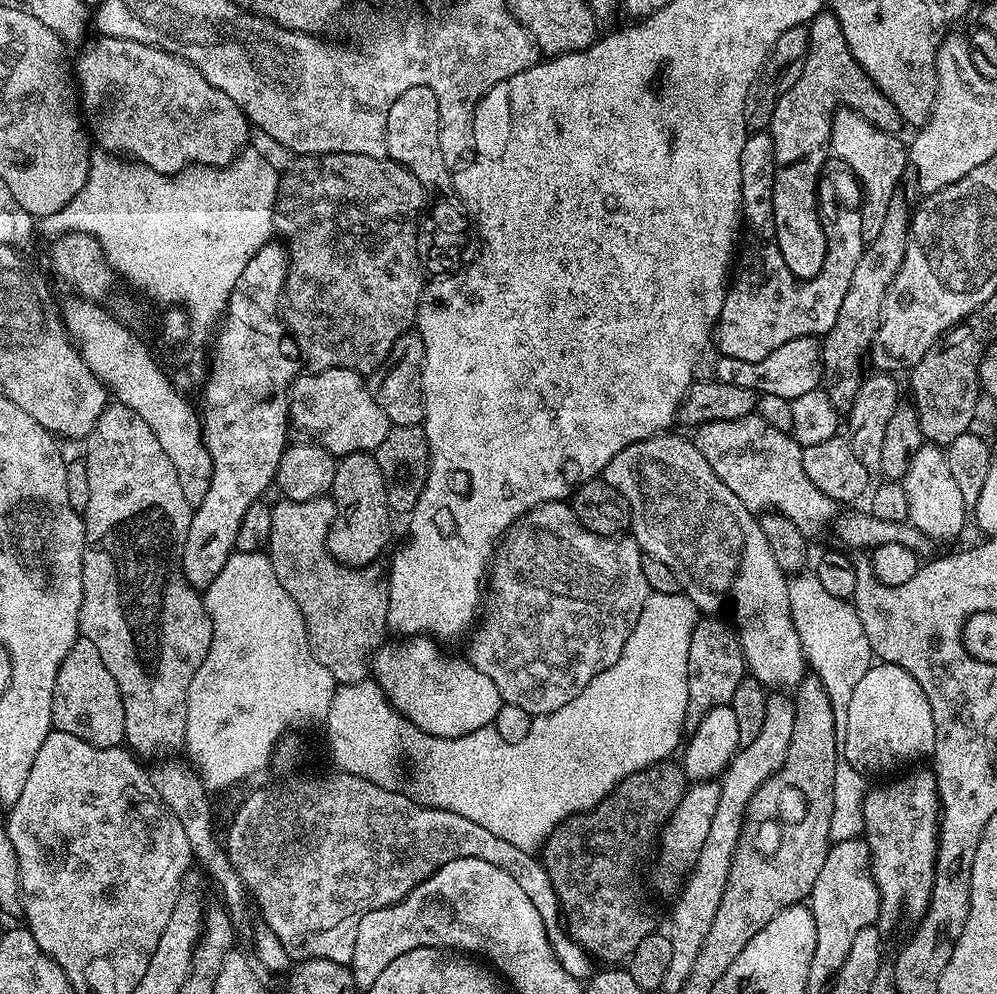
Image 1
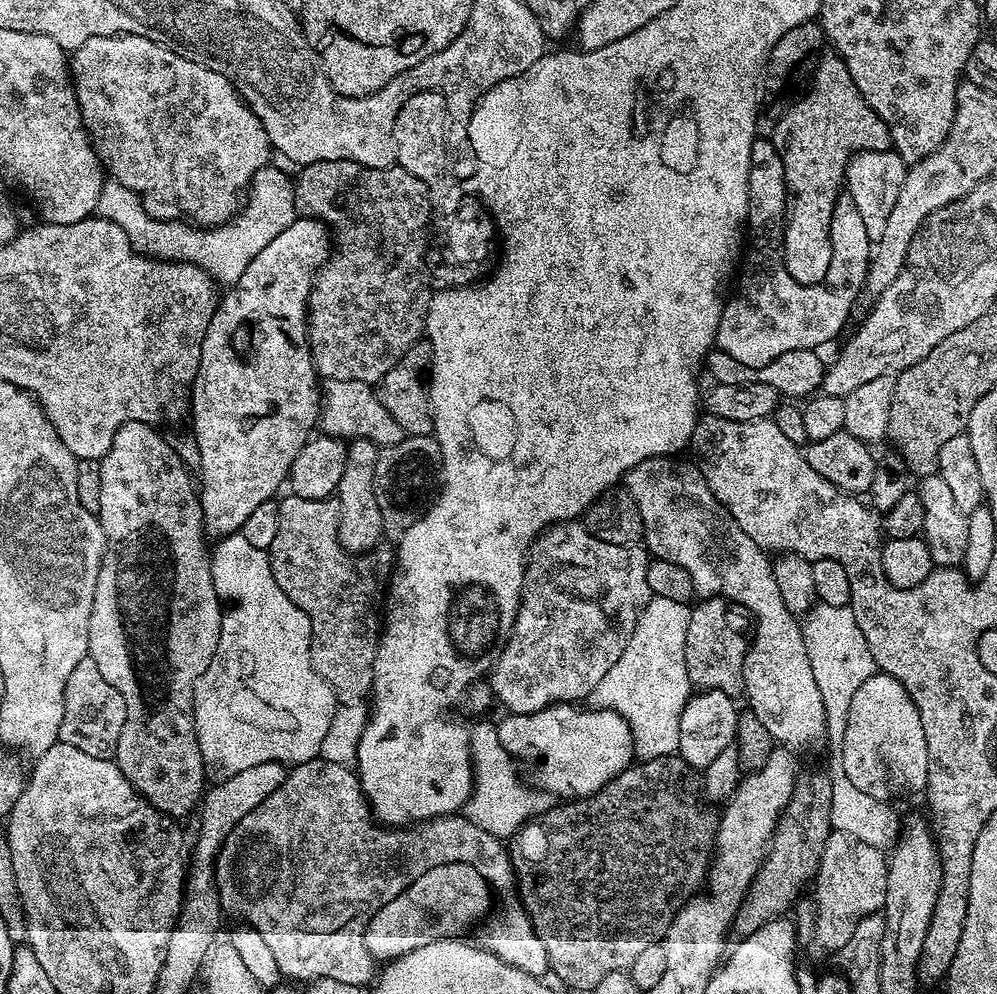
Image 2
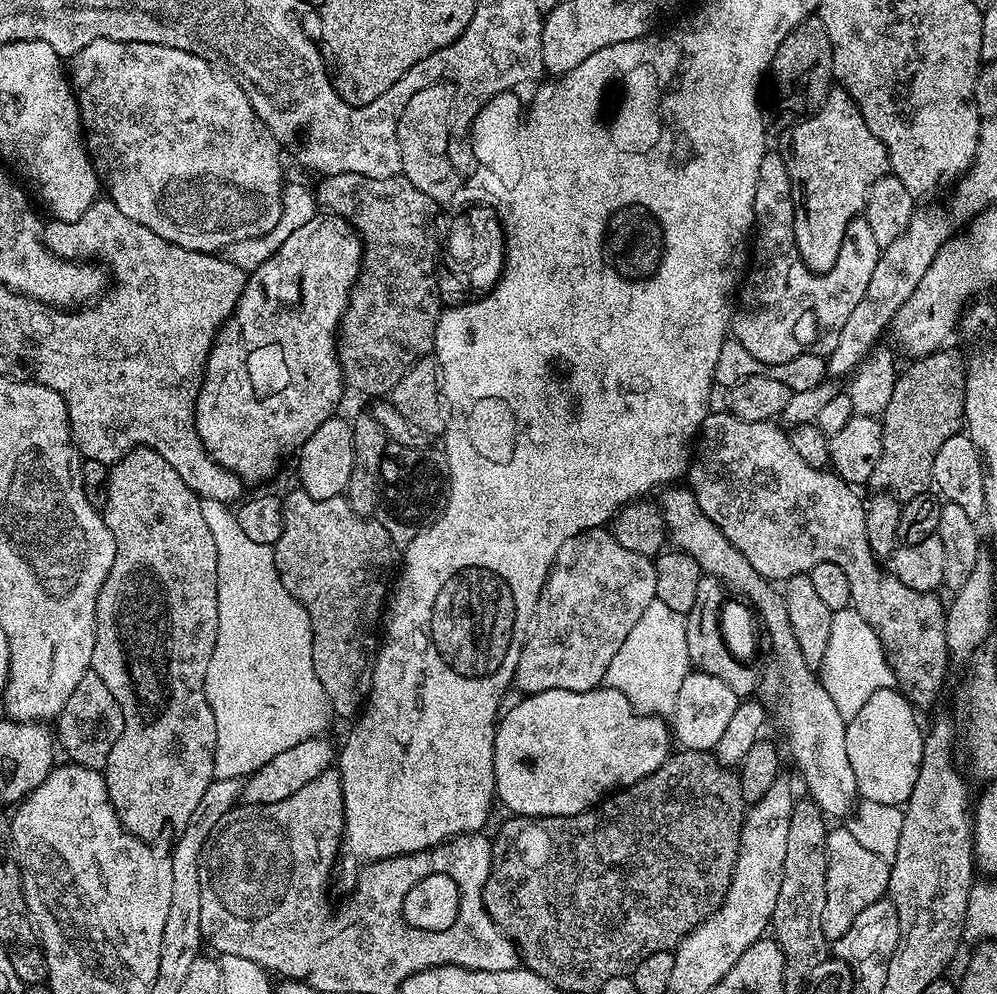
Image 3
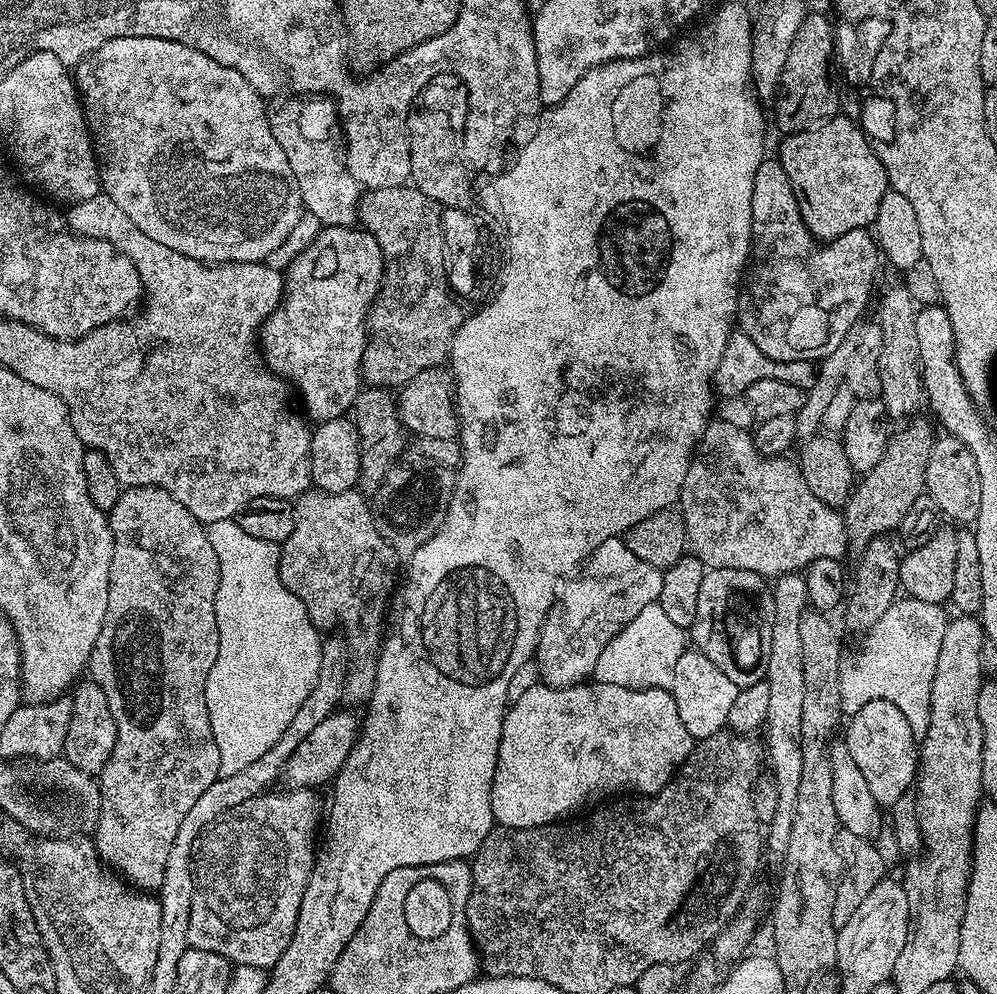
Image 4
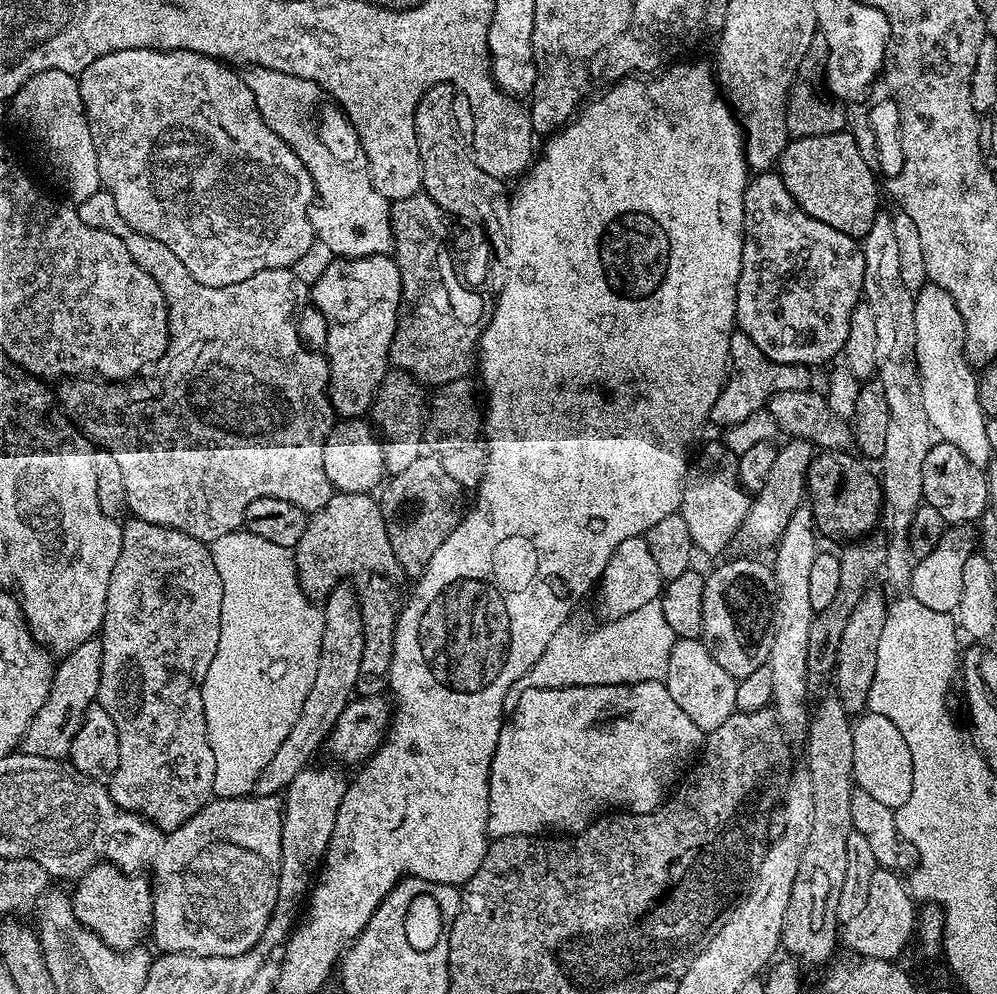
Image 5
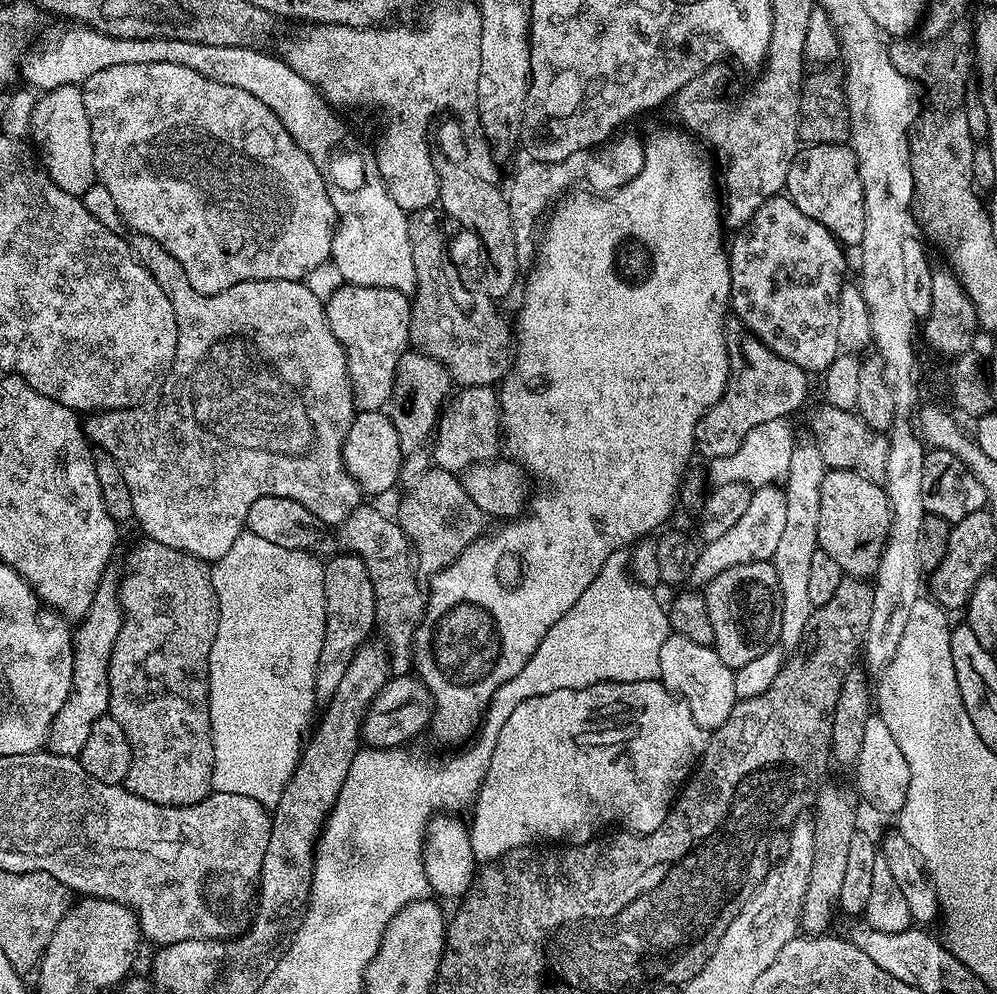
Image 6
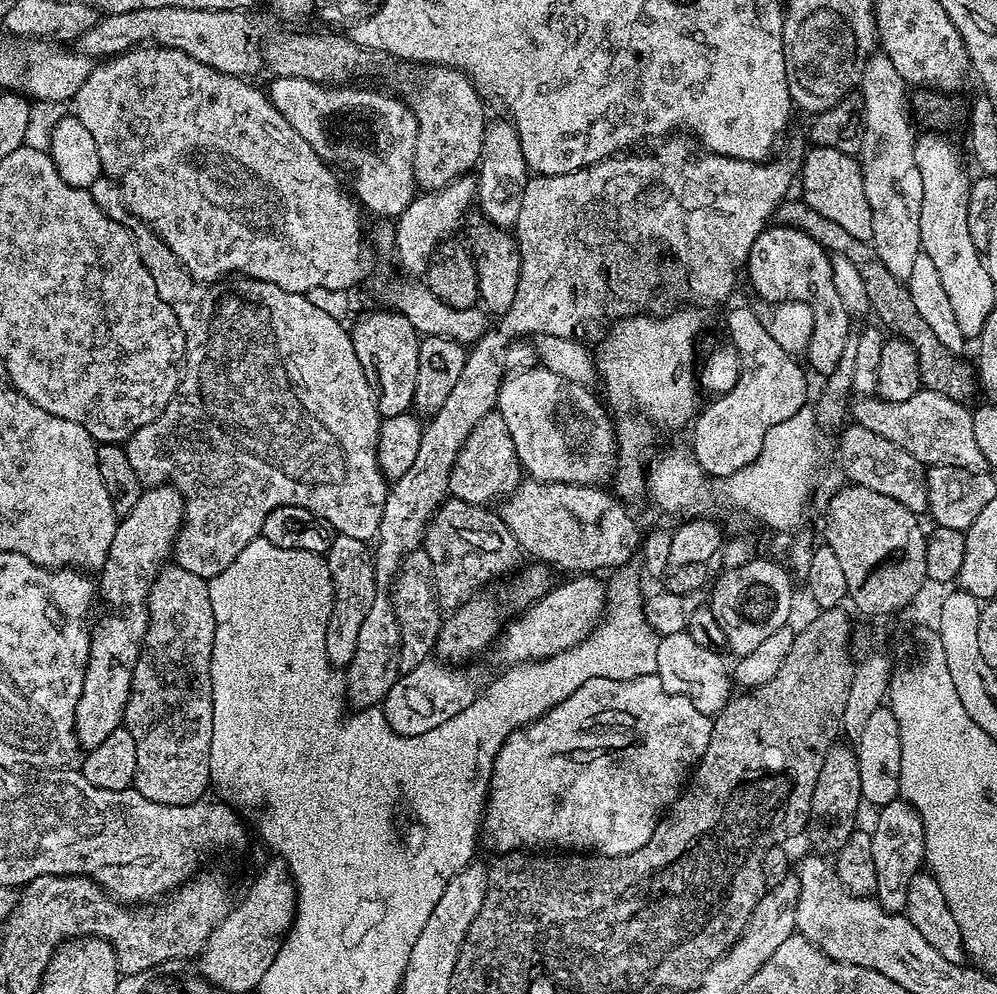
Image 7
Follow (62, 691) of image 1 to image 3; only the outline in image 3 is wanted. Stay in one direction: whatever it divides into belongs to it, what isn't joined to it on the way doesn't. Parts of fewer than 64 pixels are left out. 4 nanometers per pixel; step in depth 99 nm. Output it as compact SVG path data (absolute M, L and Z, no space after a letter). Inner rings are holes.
M91 670L84 675L82 682L78 682L78 686L74 686L70 699L66 701L66 706L62 706L54 721L59 747L61 744L68 755L65 757L73 764L97 770L106 766L106 758L110 750L114 750L114 742L118 742L123 729L122 710L118 702L114 702L114 694L110 694L106 682L102 682L102 678L98 678L98 674Z

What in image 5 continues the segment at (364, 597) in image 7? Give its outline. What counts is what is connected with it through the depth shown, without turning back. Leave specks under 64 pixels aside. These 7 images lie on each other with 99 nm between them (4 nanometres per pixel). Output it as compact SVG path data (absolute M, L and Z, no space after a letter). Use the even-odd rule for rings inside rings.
M342 583L323 601L324 629L322 630L322 650L318 658L318 670L314 674L314 686L310 686L310 694L306 694L306 702L302 702L302 714L294 726L290 726L290 734L286 734L286 742L278 746L278 754L270 758L270 762L262 770L256 780L255 795L274 796L283 793L298 778L303 768L313 763L312 755L321 751L332 728L338 722L342 710L354 698L358 674L362 666L362 646L364 645L364 623L362 610L356 592L347 583Z

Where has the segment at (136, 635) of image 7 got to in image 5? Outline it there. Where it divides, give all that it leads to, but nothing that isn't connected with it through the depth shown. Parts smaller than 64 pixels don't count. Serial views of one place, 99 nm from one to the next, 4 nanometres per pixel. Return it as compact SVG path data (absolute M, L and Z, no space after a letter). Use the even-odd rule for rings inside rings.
M93 638L82 642L74 650L70 650L55 665L50 694L46 702L42 702L42 710L34 714L30 726L22 734L18 748L27 756L63 760L68 756L70 746L74 742L74 734L78 734L78 726L82 726L82 718L86 718L86 710L97 703L100 695L100 667L102 666L102 642Z

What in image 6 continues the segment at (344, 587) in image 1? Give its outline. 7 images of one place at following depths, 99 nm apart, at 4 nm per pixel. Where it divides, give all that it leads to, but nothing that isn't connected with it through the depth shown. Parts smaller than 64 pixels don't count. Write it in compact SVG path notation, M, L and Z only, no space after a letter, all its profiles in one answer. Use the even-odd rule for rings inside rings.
M361 506L353 510L339 525L343 551L366 562L370 582L376 595L375 631L384 641L388 650L388 666L392 676L407 676L413 671L412 639L416 636L416 627L424 617L426 603L422 584L416 581L417 569L414 567L414 553L408 536L400 529L399 523L388 516L383 516L376 508Z

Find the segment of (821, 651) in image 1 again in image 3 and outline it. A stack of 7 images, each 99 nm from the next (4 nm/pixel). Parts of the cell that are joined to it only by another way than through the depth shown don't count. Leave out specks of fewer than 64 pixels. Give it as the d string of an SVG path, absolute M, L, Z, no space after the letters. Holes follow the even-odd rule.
M851 606L832 613L830 638L827 639L824 663L818 677L834 706L838 706L838 714L842 714L846 722L862 710L862 702L866 702L874 690L891 688L896 684L896 676L888 664L888 654L878 634Z

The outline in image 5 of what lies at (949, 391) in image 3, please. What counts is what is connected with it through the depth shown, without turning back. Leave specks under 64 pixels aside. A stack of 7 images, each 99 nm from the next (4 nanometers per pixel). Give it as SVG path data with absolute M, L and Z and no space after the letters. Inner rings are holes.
M869 534L863 538L857 538L843 545L844 549L839 549L838 555L842 566L842 575L838 585L838 591L831 600L830 606L826 610L815 613L812 625L810 626L810 646L808 647L808 670L813 677L824 676L833 671L836 667L836 655L838 654L838 642L842 642L842 630L846 630L846 622L850 619L850 614L854 611L854 606L862 598L862 594L867 592L872 580L876 575L881 575L888 545L883 535Z

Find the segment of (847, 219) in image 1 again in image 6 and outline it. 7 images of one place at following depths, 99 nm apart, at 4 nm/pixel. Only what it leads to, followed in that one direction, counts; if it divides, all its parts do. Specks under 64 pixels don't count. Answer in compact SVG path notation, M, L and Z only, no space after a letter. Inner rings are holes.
M781 194L771 196L765 204L758 206L758 210L754 214L754 218L750 218L750 222L744 225L735 233L736 238L731 239L730 251L728 253L728 265L730 266L730 286L732 287L732 295L730 297L730 312L733 317L736 316L741 325L747 328L753 336L768 348L774 350L776 354L782 358L786 358L790 362L794 362L803 368L809 374L822 374L830 366L830 362L834 362L834 358L839 356L842 349L838 342L838 300L840 291L846 282L844 271L850 268L846 259L845 249L840 241L836 240L830 234L830 230L826 230L826 226L822 226L822 222L814 222L814 218L810 218L807 214L802 214L802 210L798 210L798 206L794 206L794 202L788 199L787 195Z

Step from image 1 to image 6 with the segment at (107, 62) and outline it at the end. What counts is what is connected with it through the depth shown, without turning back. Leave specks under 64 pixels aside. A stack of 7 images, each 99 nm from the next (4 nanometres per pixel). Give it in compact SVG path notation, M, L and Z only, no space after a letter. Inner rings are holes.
M151 62L145 65L118 65L110 66L109 69L99 70L96 74L85 80L82 84L84 101L86 102L86 118L90 118L90 138L94 142L94 166L96 167L96 178L99 184L106 186L106 190L110 190L111 196L114 197L114 206L118 206L118 214L124 219L125 225L138 236L146 238L154 238L154 242L158 242L158 246L165 248L170 254L174 254L174 258L184 268L186 278L190 282L190 286L194 286L194 290L198 290L198 294L209 296L210 294L218 294L222 290L226 290L230 286L238 286L238 282L250 282L251 280L299 280L303 281L310 274L310 270L314 270L316 266L322 266L329 263L332 255L332 237L336 231L336 211L330 202L330 194L328 193L328 182L324 179L324 173L320 171L320 167L316 165L310 158L310 154L306 154L306 150L302 150L300 143L292 137L286 130L286 126L277 118L266 102L260 102L258 98L254 98L253 94L248 94L246 90L239 89L235 86L223 85L222 82L211 80L204 77L198 70L190 70L189 67L175 65L173 62Z

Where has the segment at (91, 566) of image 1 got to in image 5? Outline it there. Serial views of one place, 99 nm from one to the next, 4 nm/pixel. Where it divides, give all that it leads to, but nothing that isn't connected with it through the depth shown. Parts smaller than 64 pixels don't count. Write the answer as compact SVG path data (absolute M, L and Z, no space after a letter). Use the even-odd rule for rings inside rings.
M128 518L122 524L122 550L118 550L118 562L114 562L114 571L110 573L110 586L106 590L106 614L100 627L98 639L102 642L102 666L100 667L100 695L98 702L114 718L118 726L118 770L107 781L108 792L119 808L128 812L137 812L145 820L157 824L161 830L171 830L182 826L199 808L203 808L214 793L214 750L210 750L210 738L206 730L206 714L202 706L202 685L210 662L218 650L218 634L222 622L222 578L218 578L218 566L212 557L212 549L203 540L190 538L190 534L179 532L166 526L147 524L144 520ZM97 862L91 870L75 881L76 892L71 895L72 909L81 922L97 932L111 948L135 948L143 936L149 935L154 910L153 885L144 874L133 874L117 868L111 862Z

